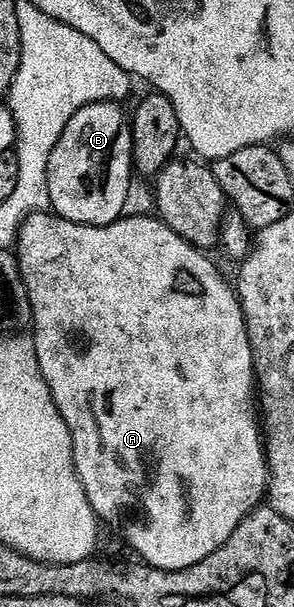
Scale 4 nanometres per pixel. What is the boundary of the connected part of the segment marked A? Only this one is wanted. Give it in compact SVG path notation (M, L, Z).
M53 212L32 214L22 223L18 233L16 257L34 309L32 337L38 363L56 408L70 429L74 441L74 463L94 513L103 523L122 522L127 518L126 538L147 566L156 570L183 570L200 564L200 560L219 550L232 532L236 532L238 525L258 509L267 497L270 485L264 434L256 409L254 353L235 287L222 279L209 253L176 236L176 232L172 232L172 228L157 216L123 216L110 226L82 226Z

